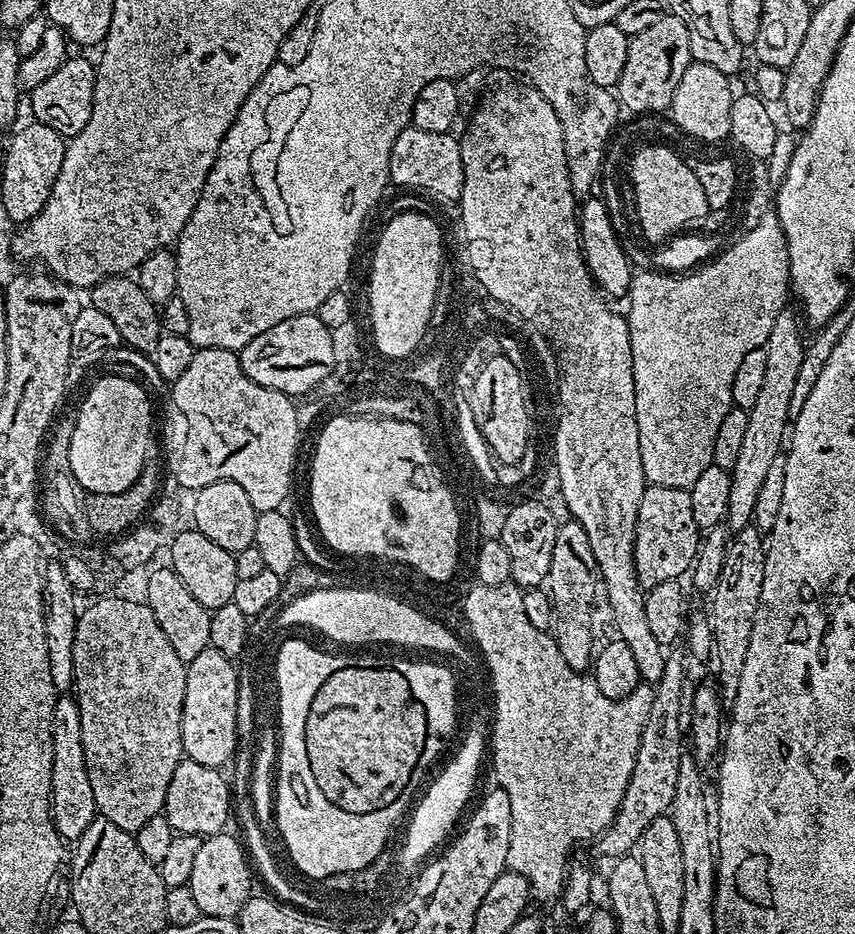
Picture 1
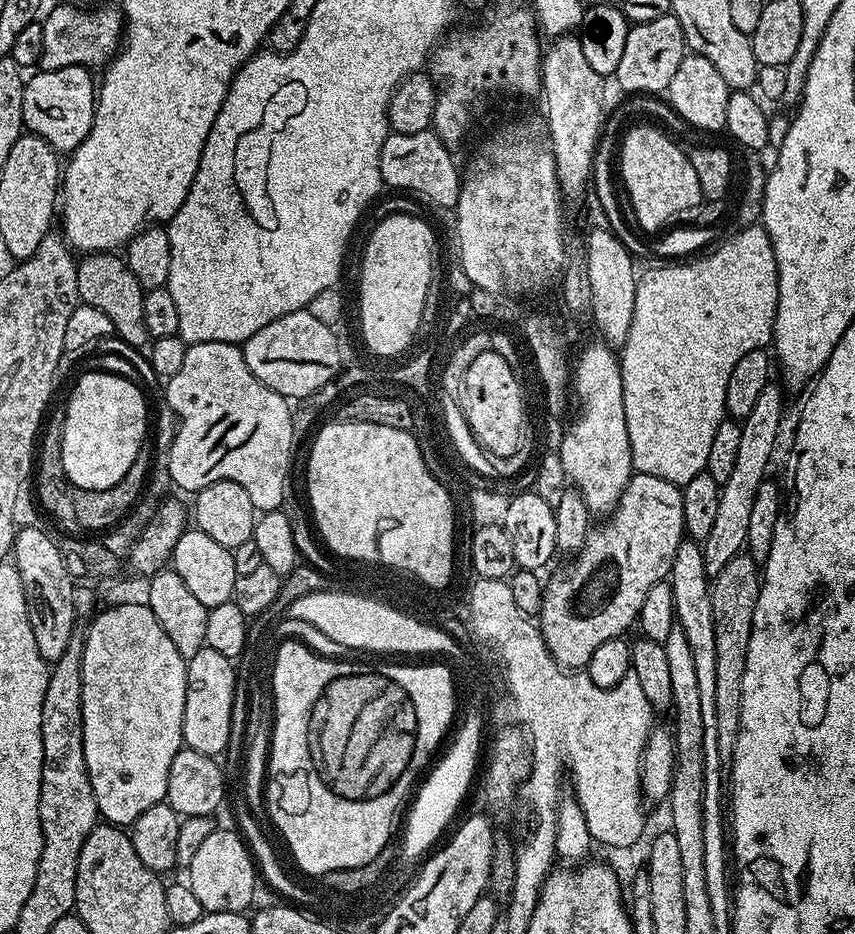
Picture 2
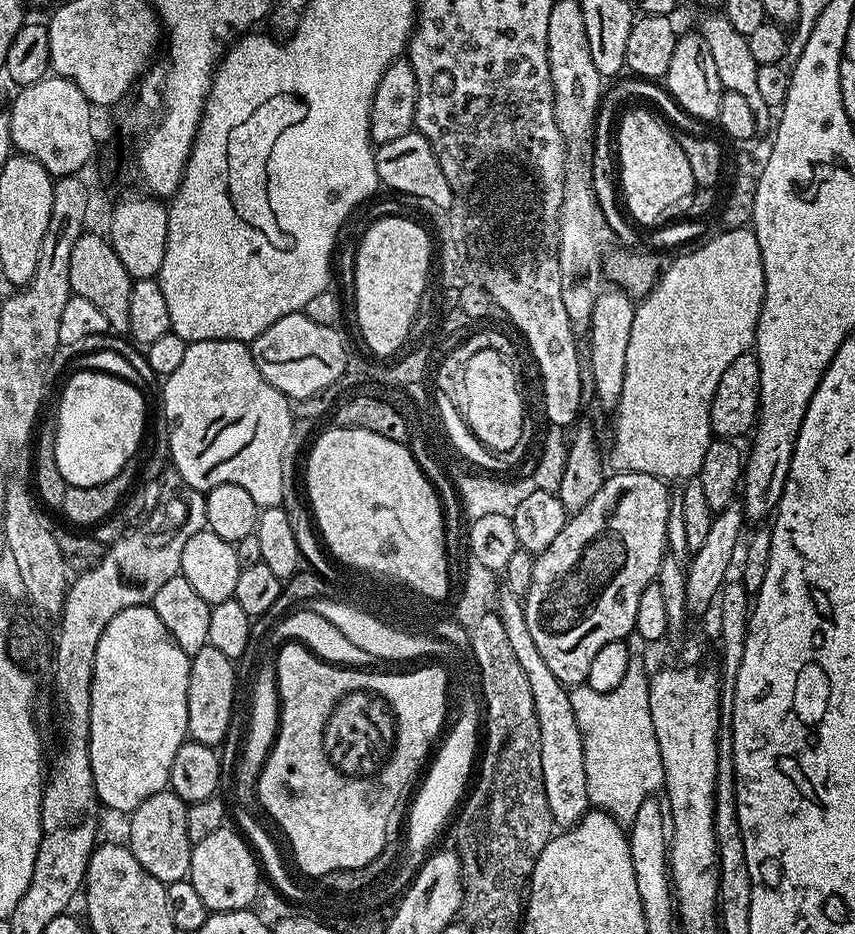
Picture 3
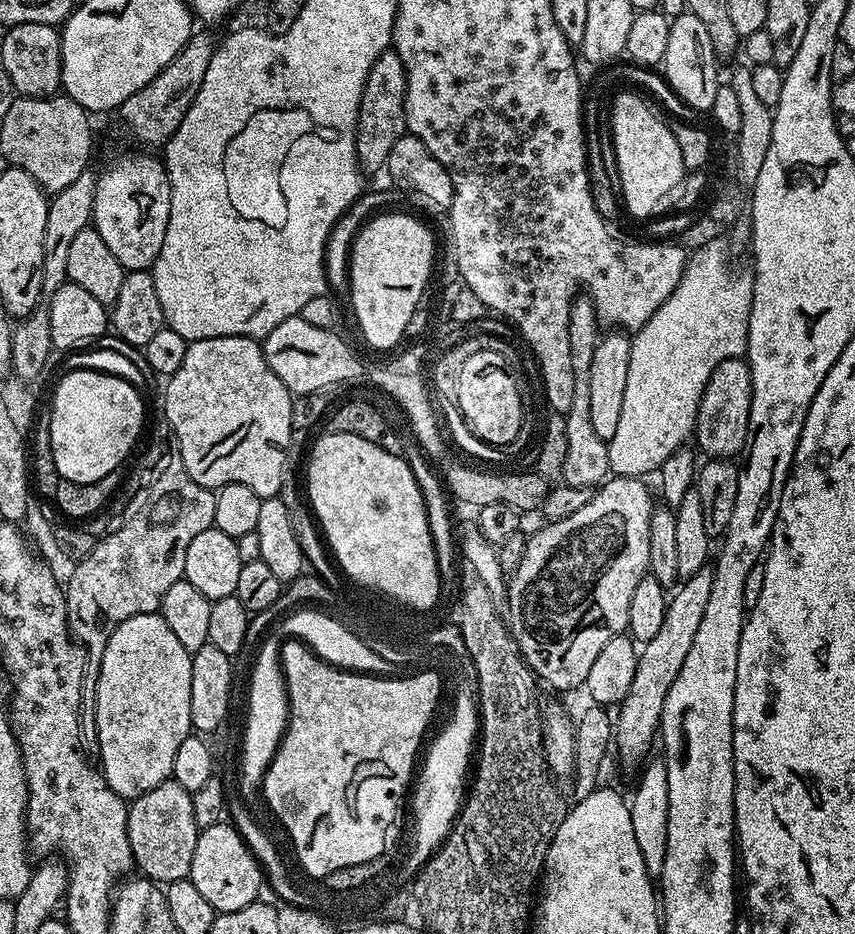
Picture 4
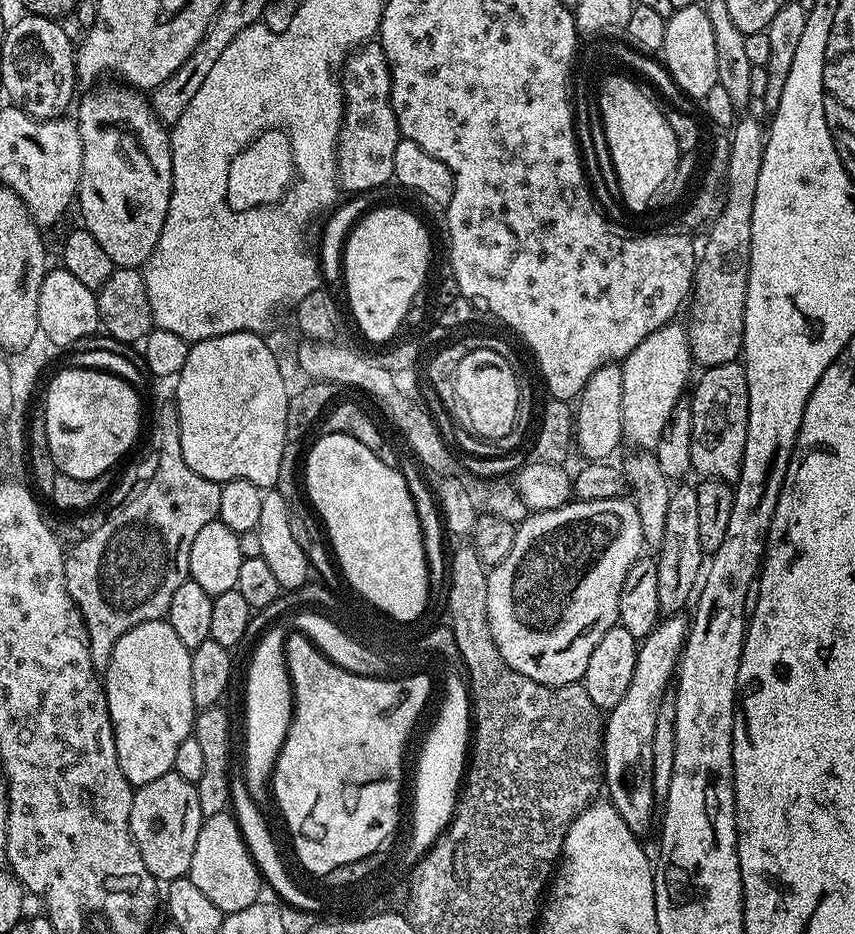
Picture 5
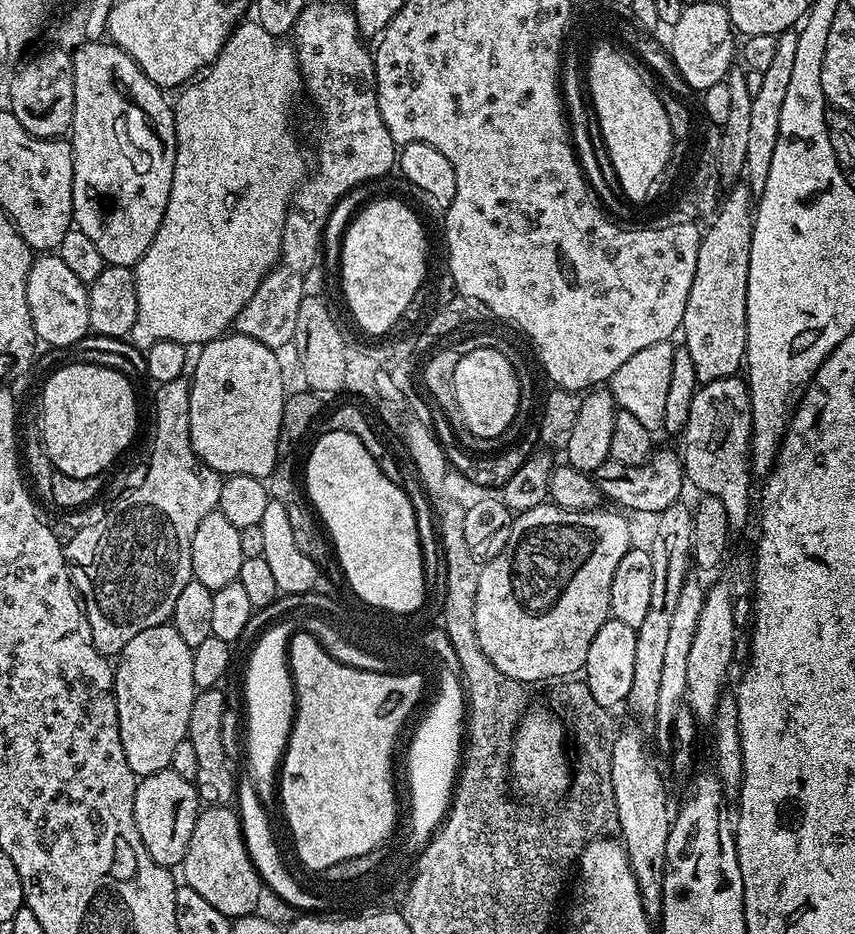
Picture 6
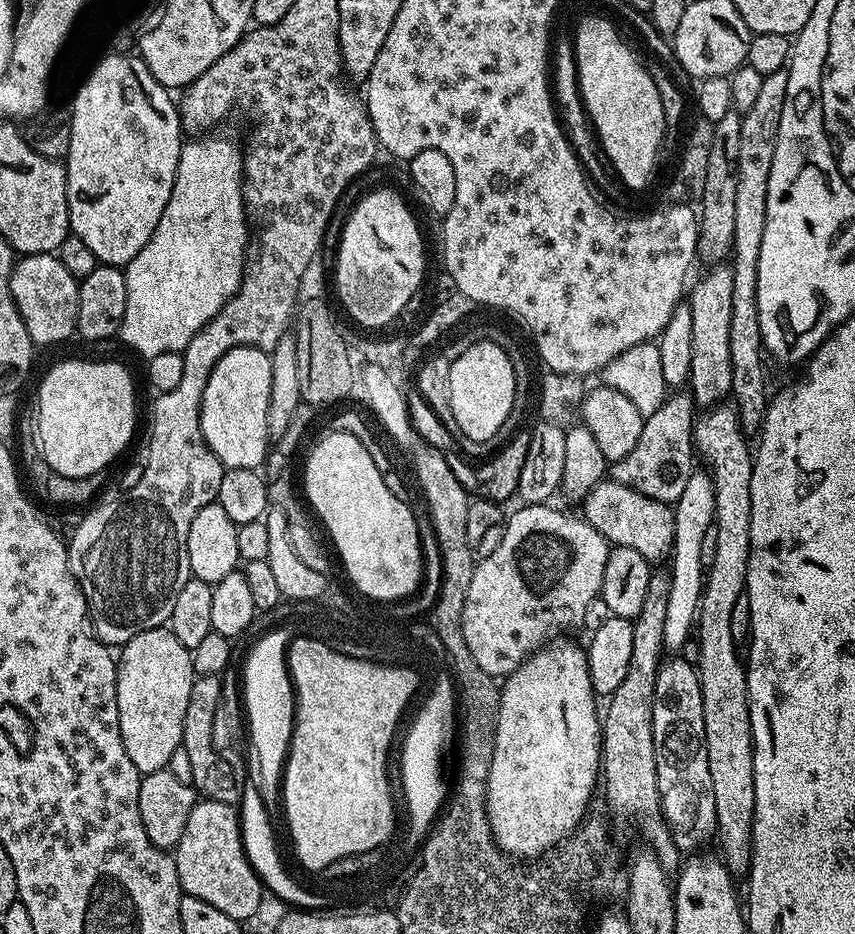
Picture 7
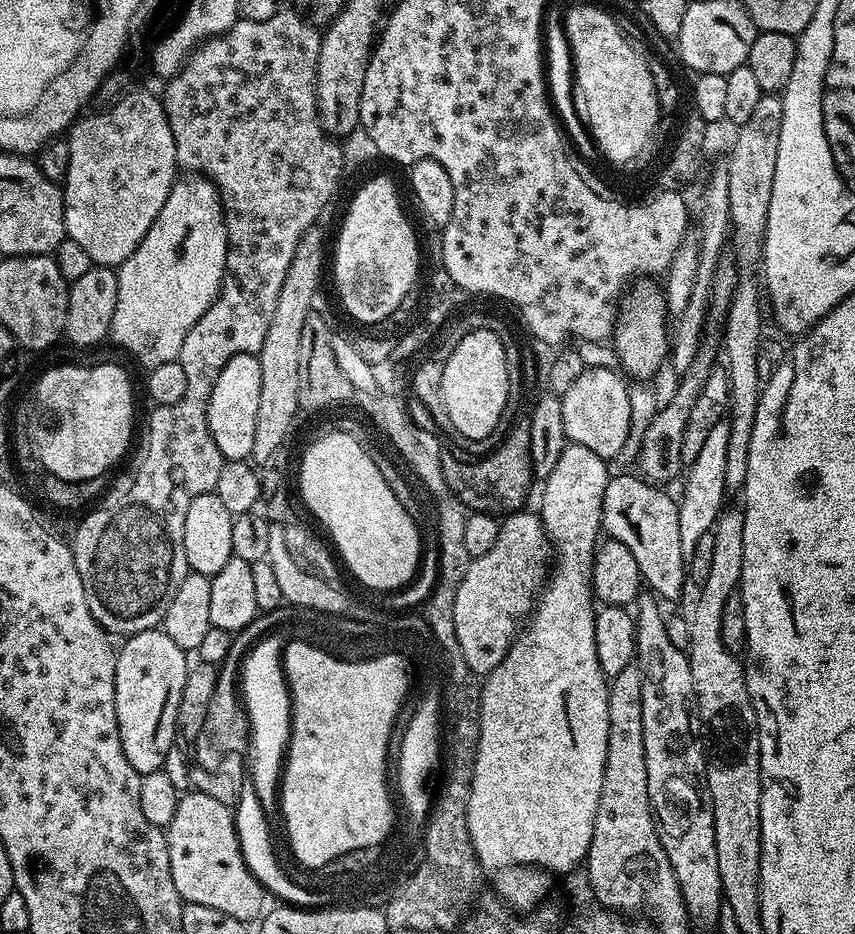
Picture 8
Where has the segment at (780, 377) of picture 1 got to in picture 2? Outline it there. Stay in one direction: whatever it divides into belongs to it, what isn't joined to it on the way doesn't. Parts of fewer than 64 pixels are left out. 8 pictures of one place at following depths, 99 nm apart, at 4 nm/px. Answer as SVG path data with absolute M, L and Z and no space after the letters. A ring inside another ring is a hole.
M769 382L762 394L758 394L754 410L750 410L750 414L743 417L740 424L742 439L738 445L738 459L734 462L730 478L726 478L726 482L720 485L714 526L702 541L704 566L709 577L717 576L722 566L730 562L730 558L745 551L748 542L746 530L750 527L750 513L754 511L754 494L758 494L758 486L769 475L768 463L772 460L772 451L776 448L776 435L780 432L780 419L784 416L783 394L785 395L779 383Z

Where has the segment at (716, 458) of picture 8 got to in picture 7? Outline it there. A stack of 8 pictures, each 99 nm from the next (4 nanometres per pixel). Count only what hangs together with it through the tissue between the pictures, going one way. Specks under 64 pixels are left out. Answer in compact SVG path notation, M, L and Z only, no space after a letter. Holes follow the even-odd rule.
M694 470L690 474L686 486L682 490L682 498L678 498L672 508L674 518L674 542L670 553L672 568L668 572L670 578L670 599L666 602L666 622L662 622L662 638L664 647L669 653L676 654L687 640L693 635L696 622L696 612L700 609L700 595L704 589L704 578L706 569L702 566L702 537L706 535L706 530L714 526L716 515L714 514L714 482L707 471Z

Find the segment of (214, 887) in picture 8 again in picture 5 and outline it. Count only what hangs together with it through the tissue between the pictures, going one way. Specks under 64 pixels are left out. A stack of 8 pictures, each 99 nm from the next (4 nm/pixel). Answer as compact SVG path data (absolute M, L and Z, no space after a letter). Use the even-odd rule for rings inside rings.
M223 812L213 816L205 816L202 830L198 830L198 842L194 846L194 858L190 861L188 877L218 906L224 913L246 910L246 906L257 903L261 899L260 886L262 877L260 870L252 860L243 834L236 823L235 815Z

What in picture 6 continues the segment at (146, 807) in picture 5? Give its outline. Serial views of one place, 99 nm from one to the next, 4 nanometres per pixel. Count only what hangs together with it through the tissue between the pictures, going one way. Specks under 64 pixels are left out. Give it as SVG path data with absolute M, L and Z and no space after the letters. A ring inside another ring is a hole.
M171 766L143 777L137 783L134 794L134 822L138 826L142 846L146 846L146 854L150 854L150 858L154 858L158 866L172 870L175 869L175 864L176 867L183 865L201 811L202 801L196 793L195 783L174 774Z

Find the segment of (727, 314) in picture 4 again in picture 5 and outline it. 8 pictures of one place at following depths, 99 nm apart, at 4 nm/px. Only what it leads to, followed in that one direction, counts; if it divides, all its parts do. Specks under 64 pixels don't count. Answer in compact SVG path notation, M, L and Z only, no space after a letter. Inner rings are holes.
M680 322L663 324L654 330L654 334L638 342L638 346L622 362L624 440L632 443L633 449L655 449L674 410L689 391L693 379L692 368L694 369L694 361L688 344L688 329Z

